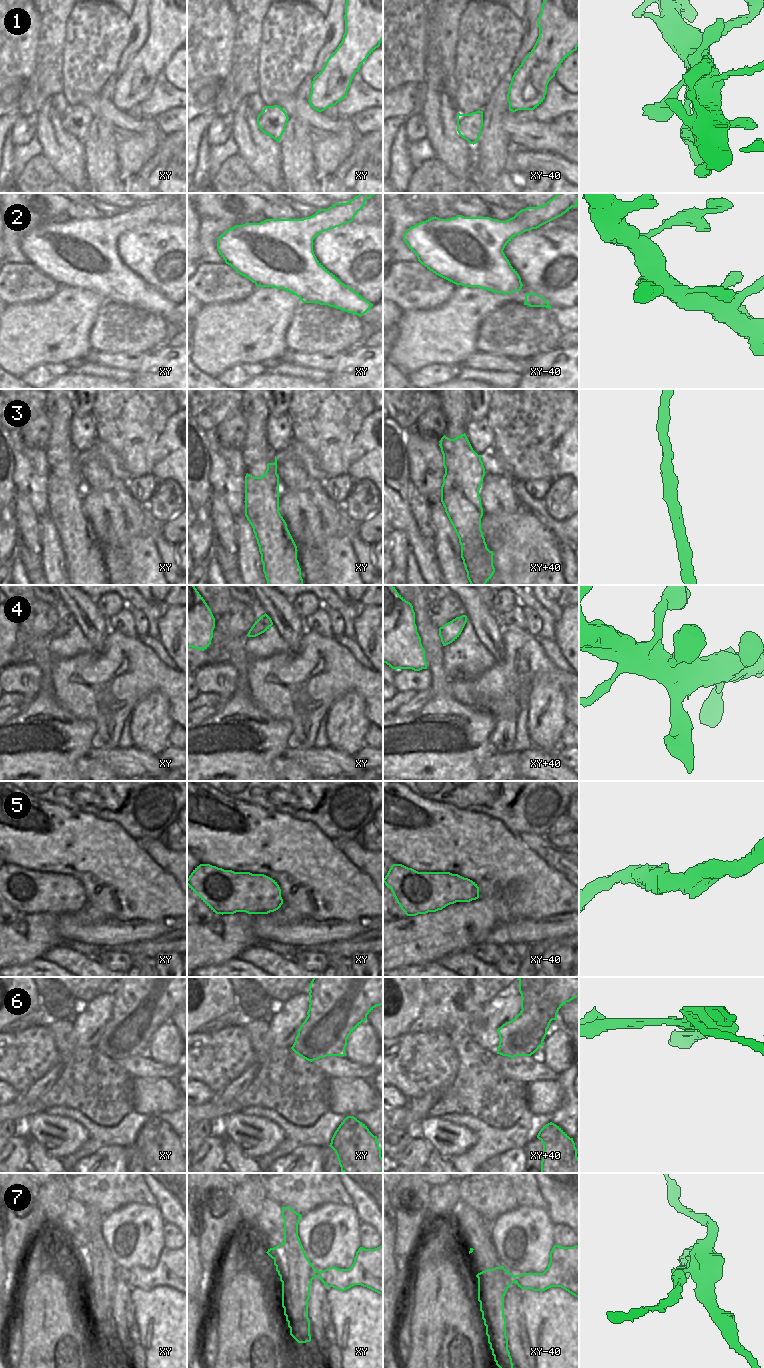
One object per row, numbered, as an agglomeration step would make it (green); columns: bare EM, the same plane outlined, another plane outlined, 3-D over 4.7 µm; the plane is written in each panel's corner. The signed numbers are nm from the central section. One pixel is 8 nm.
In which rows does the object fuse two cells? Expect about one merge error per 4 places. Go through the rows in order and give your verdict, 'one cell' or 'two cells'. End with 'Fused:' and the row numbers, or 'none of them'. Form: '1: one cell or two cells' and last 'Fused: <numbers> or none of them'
1: one cell
2: one cell
3: one cell
4: one cell
5: one cell
6: two cells
7: two cells
Fused: 6, 7

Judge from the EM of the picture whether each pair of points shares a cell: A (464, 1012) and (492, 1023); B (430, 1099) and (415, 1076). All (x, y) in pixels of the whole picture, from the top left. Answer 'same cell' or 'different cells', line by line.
A: different cells
B: different cells

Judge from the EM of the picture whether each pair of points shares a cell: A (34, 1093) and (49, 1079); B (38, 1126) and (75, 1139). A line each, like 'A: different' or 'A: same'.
A: same
B: same

